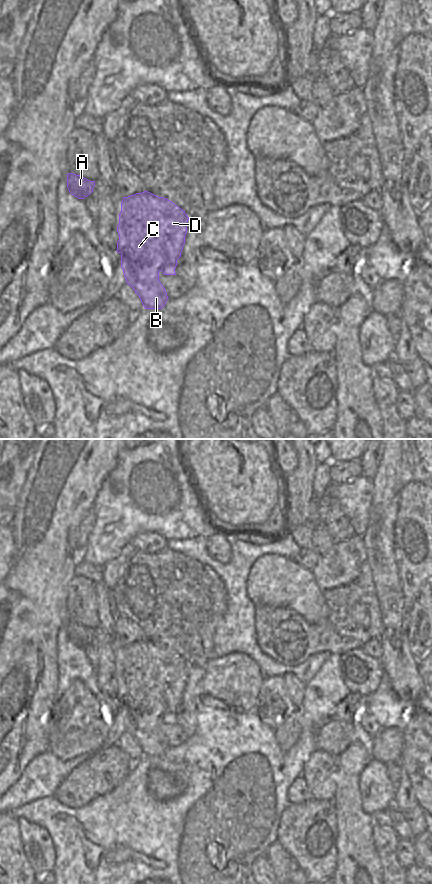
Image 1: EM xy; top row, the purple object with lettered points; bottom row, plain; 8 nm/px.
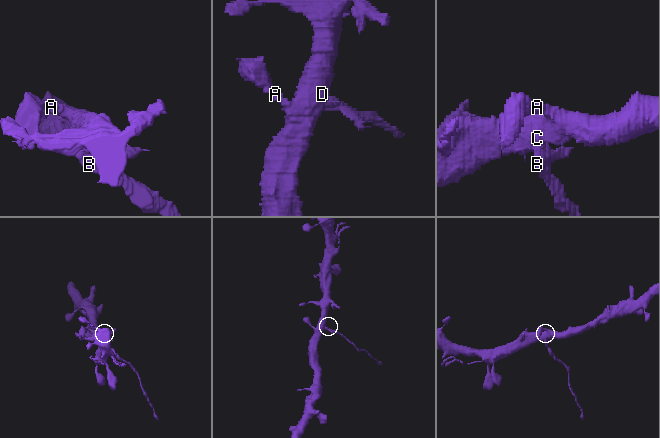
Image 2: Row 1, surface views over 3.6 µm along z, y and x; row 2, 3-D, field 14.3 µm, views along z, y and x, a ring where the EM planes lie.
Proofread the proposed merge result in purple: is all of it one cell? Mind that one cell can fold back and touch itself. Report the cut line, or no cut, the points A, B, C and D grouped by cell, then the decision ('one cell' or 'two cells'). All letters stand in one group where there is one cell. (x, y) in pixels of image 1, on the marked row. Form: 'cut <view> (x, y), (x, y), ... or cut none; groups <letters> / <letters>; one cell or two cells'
cut xy (121, 253), (138, 272), (158, 275); groups A C D / B; two cells

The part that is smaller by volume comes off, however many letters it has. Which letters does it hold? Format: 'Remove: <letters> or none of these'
Remove: B

